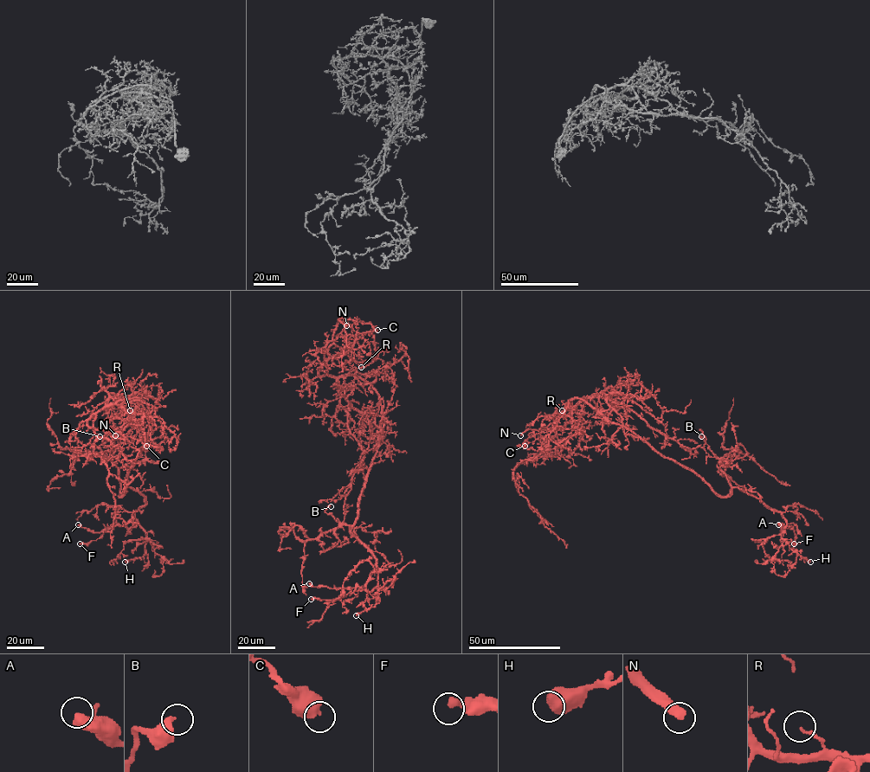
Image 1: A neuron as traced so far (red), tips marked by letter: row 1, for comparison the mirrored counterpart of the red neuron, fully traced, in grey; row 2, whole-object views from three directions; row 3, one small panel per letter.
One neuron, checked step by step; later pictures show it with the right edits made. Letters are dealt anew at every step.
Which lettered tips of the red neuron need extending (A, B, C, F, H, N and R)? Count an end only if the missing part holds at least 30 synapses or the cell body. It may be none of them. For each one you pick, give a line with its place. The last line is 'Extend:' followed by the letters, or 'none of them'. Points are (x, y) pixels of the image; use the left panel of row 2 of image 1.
N: (115, 435)
Extend: N

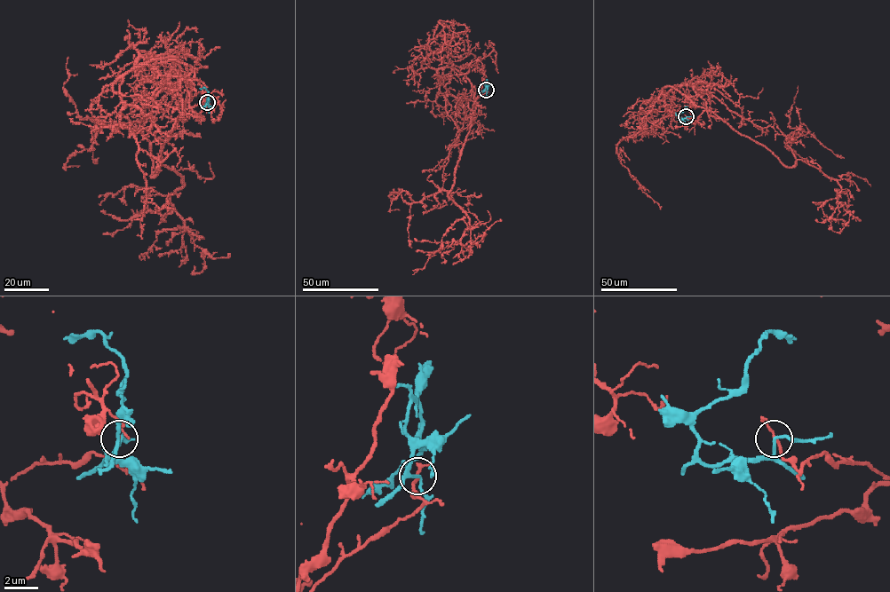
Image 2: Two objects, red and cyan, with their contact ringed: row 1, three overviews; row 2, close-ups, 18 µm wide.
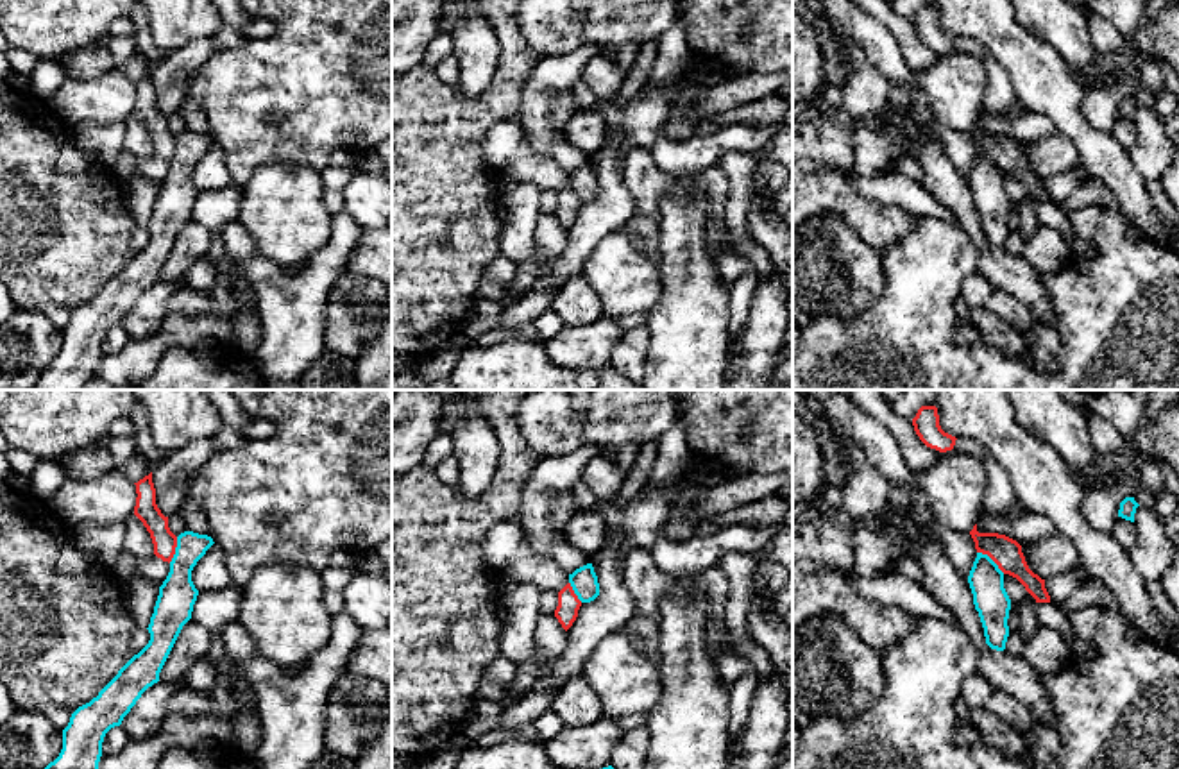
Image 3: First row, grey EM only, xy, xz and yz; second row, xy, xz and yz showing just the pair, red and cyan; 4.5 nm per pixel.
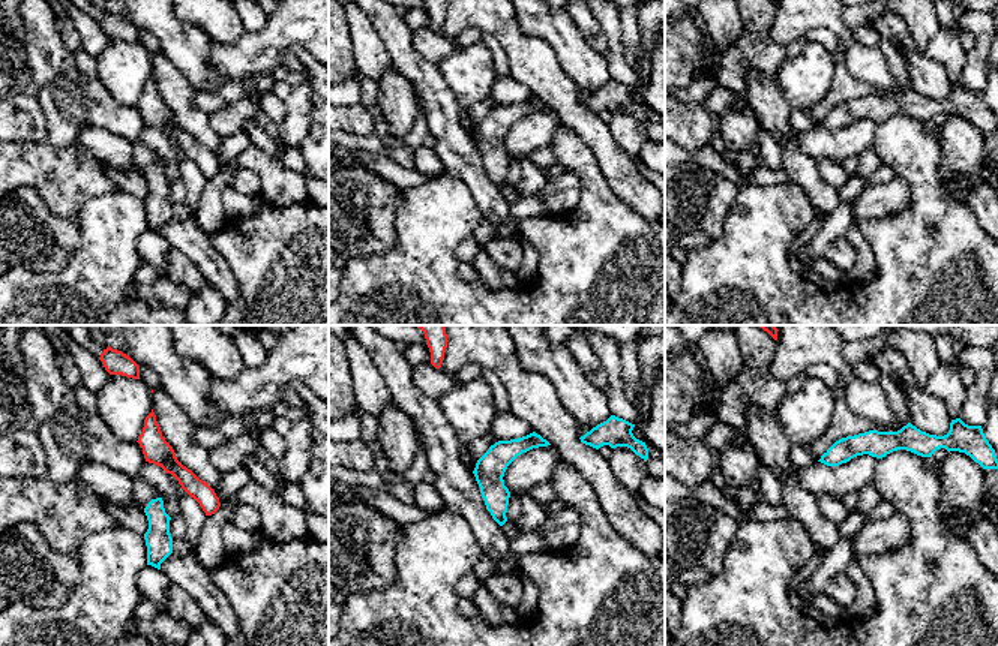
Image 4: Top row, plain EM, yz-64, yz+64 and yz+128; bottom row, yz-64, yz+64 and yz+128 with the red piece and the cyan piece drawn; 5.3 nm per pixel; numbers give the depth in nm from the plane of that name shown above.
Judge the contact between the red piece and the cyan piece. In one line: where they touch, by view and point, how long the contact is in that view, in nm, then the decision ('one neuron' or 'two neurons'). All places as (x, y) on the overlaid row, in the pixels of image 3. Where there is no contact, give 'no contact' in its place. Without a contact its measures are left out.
meets red in yz at (992, 558); contact 160 nm long; two neurons

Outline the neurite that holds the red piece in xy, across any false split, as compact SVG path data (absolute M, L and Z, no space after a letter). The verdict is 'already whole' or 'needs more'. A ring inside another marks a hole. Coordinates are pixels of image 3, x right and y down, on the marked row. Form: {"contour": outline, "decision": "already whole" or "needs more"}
{"contour": "M152 472L140 479L136 485L134 515L143 522L154 544L154 554L163 562L172 562L177 547L177 537L168 528L168 517L161 513L156 504L156 488Z", "decision": "already whole"}

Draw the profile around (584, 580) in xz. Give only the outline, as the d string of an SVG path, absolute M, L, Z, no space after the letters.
M592 563L569 574L569 583L581 603L590 603L599 596L599 583Z

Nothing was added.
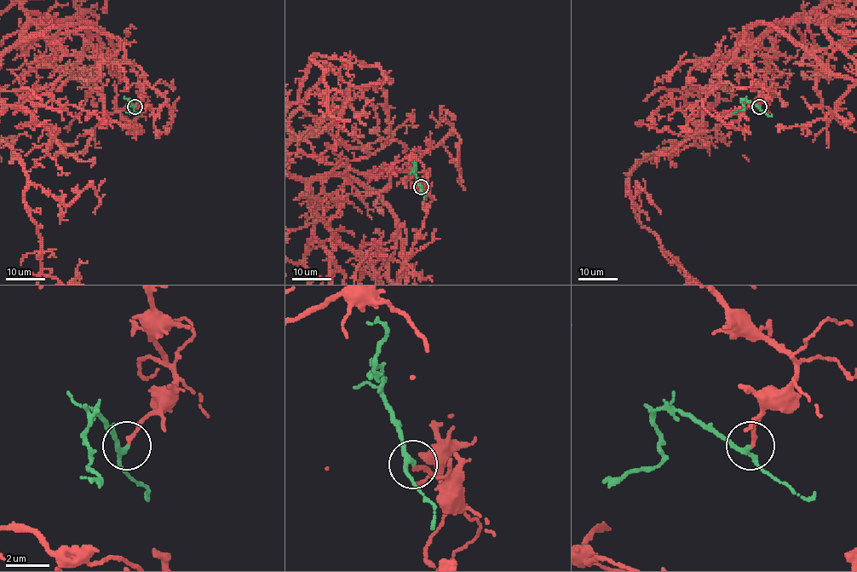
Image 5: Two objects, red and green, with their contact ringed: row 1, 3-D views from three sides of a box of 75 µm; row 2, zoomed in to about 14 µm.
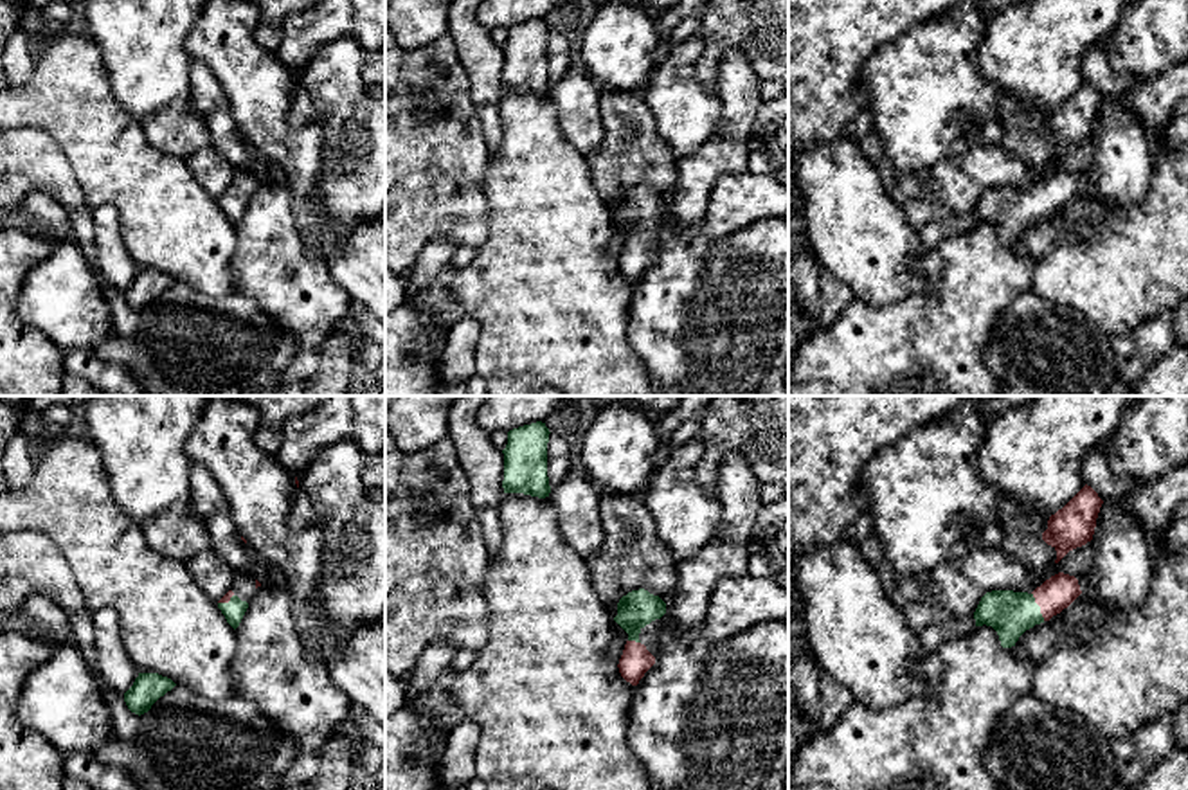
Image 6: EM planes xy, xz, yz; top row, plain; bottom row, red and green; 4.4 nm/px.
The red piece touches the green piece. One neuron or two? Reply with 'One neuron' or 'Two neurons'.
One neuron

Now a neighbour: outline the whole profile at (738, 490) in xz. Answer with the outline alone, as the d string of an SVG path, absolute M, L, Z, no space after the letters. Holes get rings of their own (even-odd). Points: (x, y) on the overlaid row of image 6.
M729 452L718 468L722 520L716 536L677 563L677 597L666 605L675 632L700 628L718 581L749 574L749 542L763 507L760 482L745 455Z

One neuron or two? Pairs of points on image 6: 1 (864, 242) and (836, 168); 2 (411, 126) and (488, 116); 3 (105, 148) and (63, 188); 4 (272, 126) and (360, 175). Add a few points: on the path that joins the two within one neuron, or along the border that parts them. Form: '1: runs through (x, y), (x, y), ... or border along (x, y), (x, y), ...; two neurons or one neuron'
1: runs through (852, 224), (839, 186); one neuron
2: border along (468, 76), (468, 96), (490, 152); two neurons
3: border along (53, 139), (60, 146), (90, 207); two neurons
4: border along (290, 125), (317, 123), (321, 126), (323, 173); two neurons

